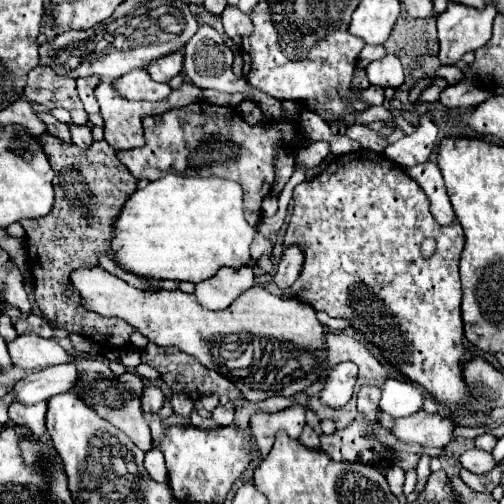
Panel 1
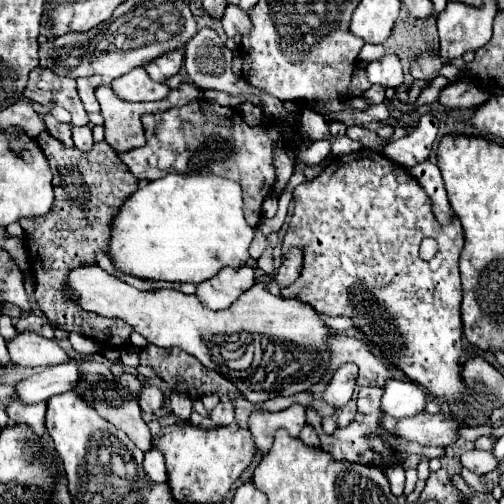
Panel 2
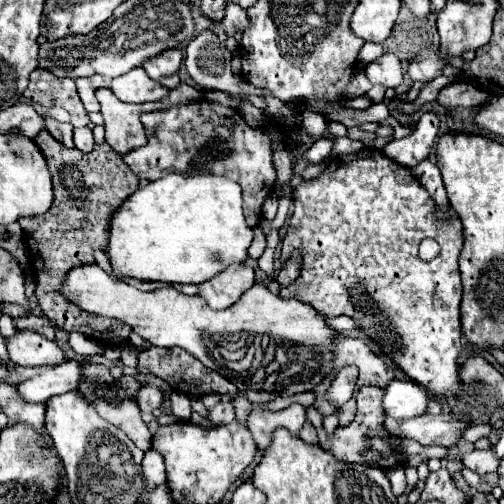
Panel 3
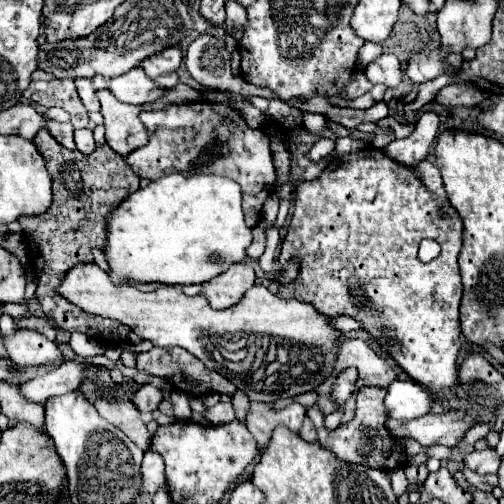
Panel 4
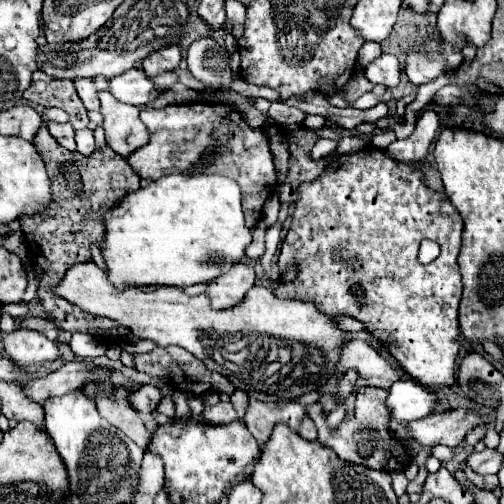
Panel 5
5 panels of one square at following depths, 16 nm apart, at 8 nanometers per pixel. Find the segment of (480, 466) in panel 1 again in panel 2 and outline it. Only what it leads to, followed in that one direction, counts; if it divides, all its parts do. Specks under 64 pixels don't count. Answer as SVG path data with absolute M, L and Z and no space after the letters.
M476 448L470 450L470 452L464 452L460 460L462 460L464 468L468 468L468 470L472 470L476 474L488 474L488 472L496 470L498 464L500 464L492 452L476 450Z

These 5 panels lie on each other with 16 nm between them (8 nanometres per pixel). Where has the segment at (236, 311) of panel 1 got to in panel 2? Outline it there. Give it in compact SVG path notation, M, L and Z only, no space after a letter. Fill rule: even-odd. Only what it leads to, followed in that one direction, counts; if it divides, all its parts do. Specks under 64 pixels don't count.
M100 266L74 268L68 274L64 292L70 294L70 298L76 300L76 304L80 304L84 310L106 318L124 320L134 328L134 332L144 336L150 344L162 348L178 346L188 354L192 354L194 358L198 358L210 370L220 366L216 360L212 360L212 336L224 336L234 332L250 332L261 336L267 334L269 338L306 346L304 352L312 352L312 356L316 356L316 364L324 364L324 360L328 360L330 366L328 338L334 332L318 318L318 312L310 304L304 304L300 300L286 300L270 294L264 284L252 286L230 308L218 312L206 308L198 300L198 296L188 296L176 288L140 292L128 286L126 282L116 280L112 274L106 274ZM312 344L314 348L308 348ZM324 349L325 352L320 352Z

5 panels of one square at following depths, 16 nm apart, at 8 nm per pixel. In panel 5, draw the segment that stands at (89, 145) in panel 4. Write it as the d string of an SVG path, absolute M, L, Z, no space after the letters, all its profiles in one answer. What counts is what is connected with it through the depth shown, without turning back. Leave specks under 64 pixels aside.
M80 130L76 132L76 144L78 144L78 152L82 156L90 156L94 152L94 136L92 136L92 130Z

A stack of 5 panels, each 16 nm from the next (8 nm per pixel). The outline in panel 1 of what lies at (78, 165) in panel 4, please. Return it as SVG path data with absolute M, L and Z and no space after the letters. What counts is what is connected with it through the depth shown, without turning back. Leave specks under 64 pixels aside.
M48 132L38 140L54 170L54 206L42 218L20 222L26 230L26 252L36 280L36 304L52 326L90 338L102 346L100 350L122 350L128 346L134 328L120 318L104 318L86 310L80 304L80 298L70 290L68 276L80 266L96 266L98 254L112 258L112 224L120 214L122 204L136 192L138 180L116 158L114 148L106 140L94 142L88 152L68 146Z

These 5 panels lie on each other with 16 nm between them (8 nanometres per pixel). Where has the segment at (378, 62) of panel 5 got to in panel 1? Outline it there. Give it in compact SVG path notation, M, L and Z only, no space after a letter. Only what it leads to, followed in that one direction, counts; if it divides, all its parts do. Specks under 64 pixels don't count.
M386 54L384 58L370 62L366 68L370 84L378 84L382 88L398 88L404 82L404 68L400 58L394 54Z

